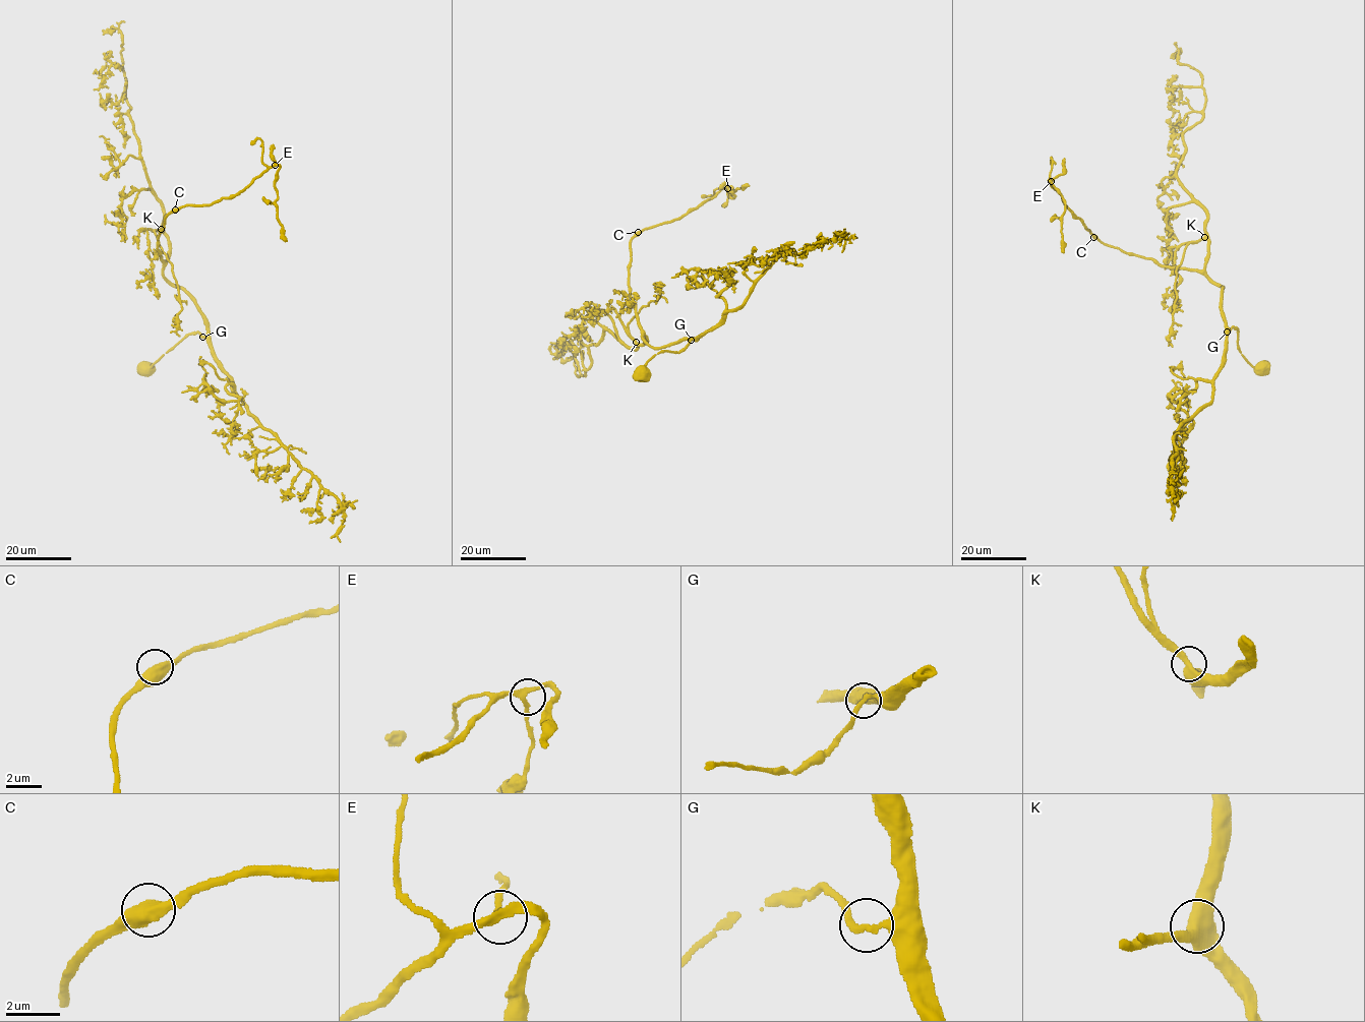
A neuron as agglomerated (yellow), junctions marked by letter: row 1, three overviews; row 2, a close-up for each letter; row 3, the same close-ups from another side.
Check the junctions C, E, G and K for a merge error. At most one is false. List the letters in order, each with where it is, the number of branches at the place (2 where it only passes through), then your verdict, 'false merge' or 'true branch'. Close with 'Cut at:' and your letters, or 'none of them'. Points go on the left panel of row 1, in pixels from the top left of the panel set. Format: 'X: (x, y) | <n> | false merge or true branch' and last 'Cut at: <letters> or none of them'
C: (175, 209) | 2 | true branch
E: (275, 165) | 3 | true branch
G: (202, 337) | 2 | true branch
K: (161, 229) | 2 | true branch
Cut at: none of them

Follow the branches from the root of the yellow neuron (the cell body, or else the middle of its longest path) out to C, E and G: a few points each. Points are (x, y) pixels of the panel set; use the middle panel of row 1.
C: (642, 372), (655, 354), (680, 352), (695, 338), (656, 348), (644, 341), (630, 286), (630, 240), (638, 232)
E: (642, 372), (655, 354), (680, 352), (695, 338), (658, 347), (645, 342), (630, 294), (630, 240), (727, 188)
G: (642, 372), (645, 363), (655, 354), (664, 351), (680, 352), (691, 340)

